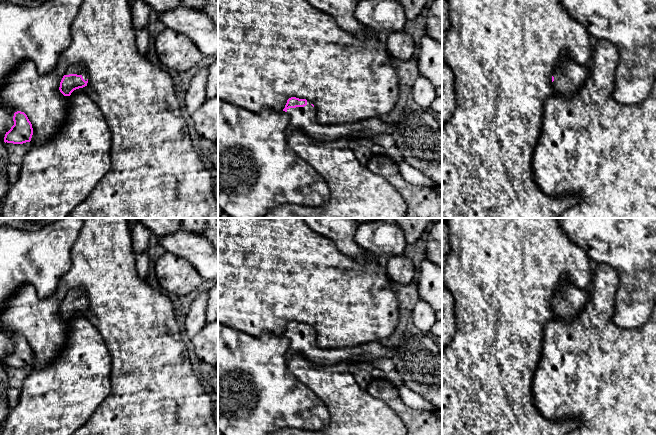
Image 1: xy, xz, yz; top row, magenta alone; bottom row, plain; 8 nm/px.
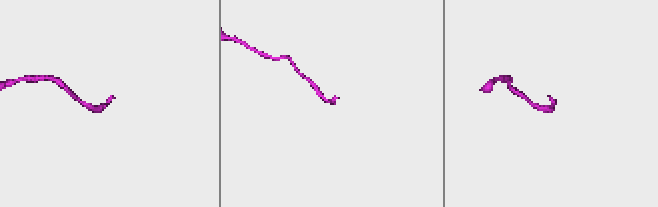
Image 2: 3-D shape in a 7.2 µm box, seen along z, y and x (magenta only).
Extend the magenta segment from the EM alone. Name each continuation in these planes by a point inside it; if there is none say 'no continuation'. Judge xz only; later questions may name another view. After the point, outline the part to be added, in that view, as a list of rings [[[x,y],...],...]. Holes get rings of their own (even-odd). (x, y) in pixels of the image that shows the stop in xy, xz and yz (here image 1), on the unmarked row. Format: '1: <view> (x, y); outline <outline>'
1: xz (302, 343); outline [[[307,325],[304,331],[287,333],[290,340],[290,347],[286,358],[290,360],[295,356],[302,356],[308,361],[317,364],[334,365],[339,363],[369,363],[374,359],[390,358],[391,349],[382,346],[379,342],[371,342],[353,348],[345,349],[323,349],[320,348],[316,332]]]

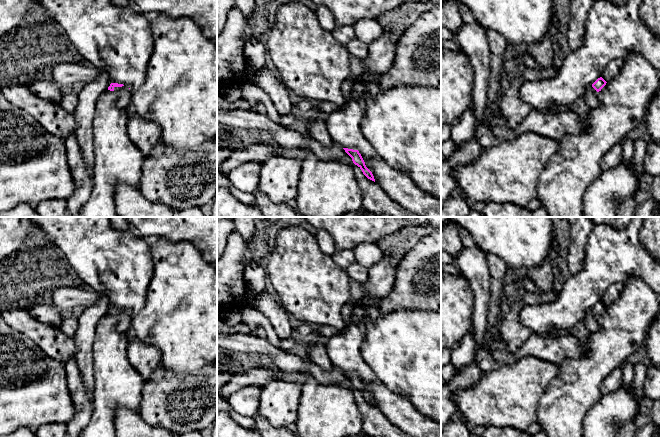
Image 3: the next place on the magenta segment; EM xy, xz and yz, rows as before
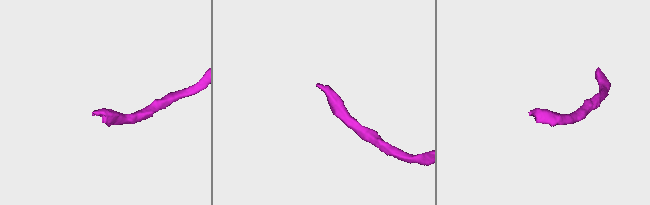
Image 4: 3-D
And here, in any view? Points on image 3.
1: xy (124, 324); outline [[[114,311],[114,316],[119,318],[117,324],[117,330],[122,333],[126,333],[128,330],[132,329],[132,315],[126,311]]]

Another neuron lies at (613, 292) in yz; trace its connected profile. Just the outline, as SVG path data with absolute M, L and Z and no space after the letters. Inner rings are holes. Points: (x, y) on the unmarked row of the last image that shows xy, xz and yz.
M623 282L612 284L607 291L604 293L601 301L606 305L609 306L613 303L622 293L623 291Z

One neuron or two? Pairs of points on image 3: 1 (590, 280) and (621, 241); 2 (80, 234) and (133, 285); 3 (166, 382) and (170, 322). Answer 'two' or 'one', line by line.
1: one
2: one
3: two

